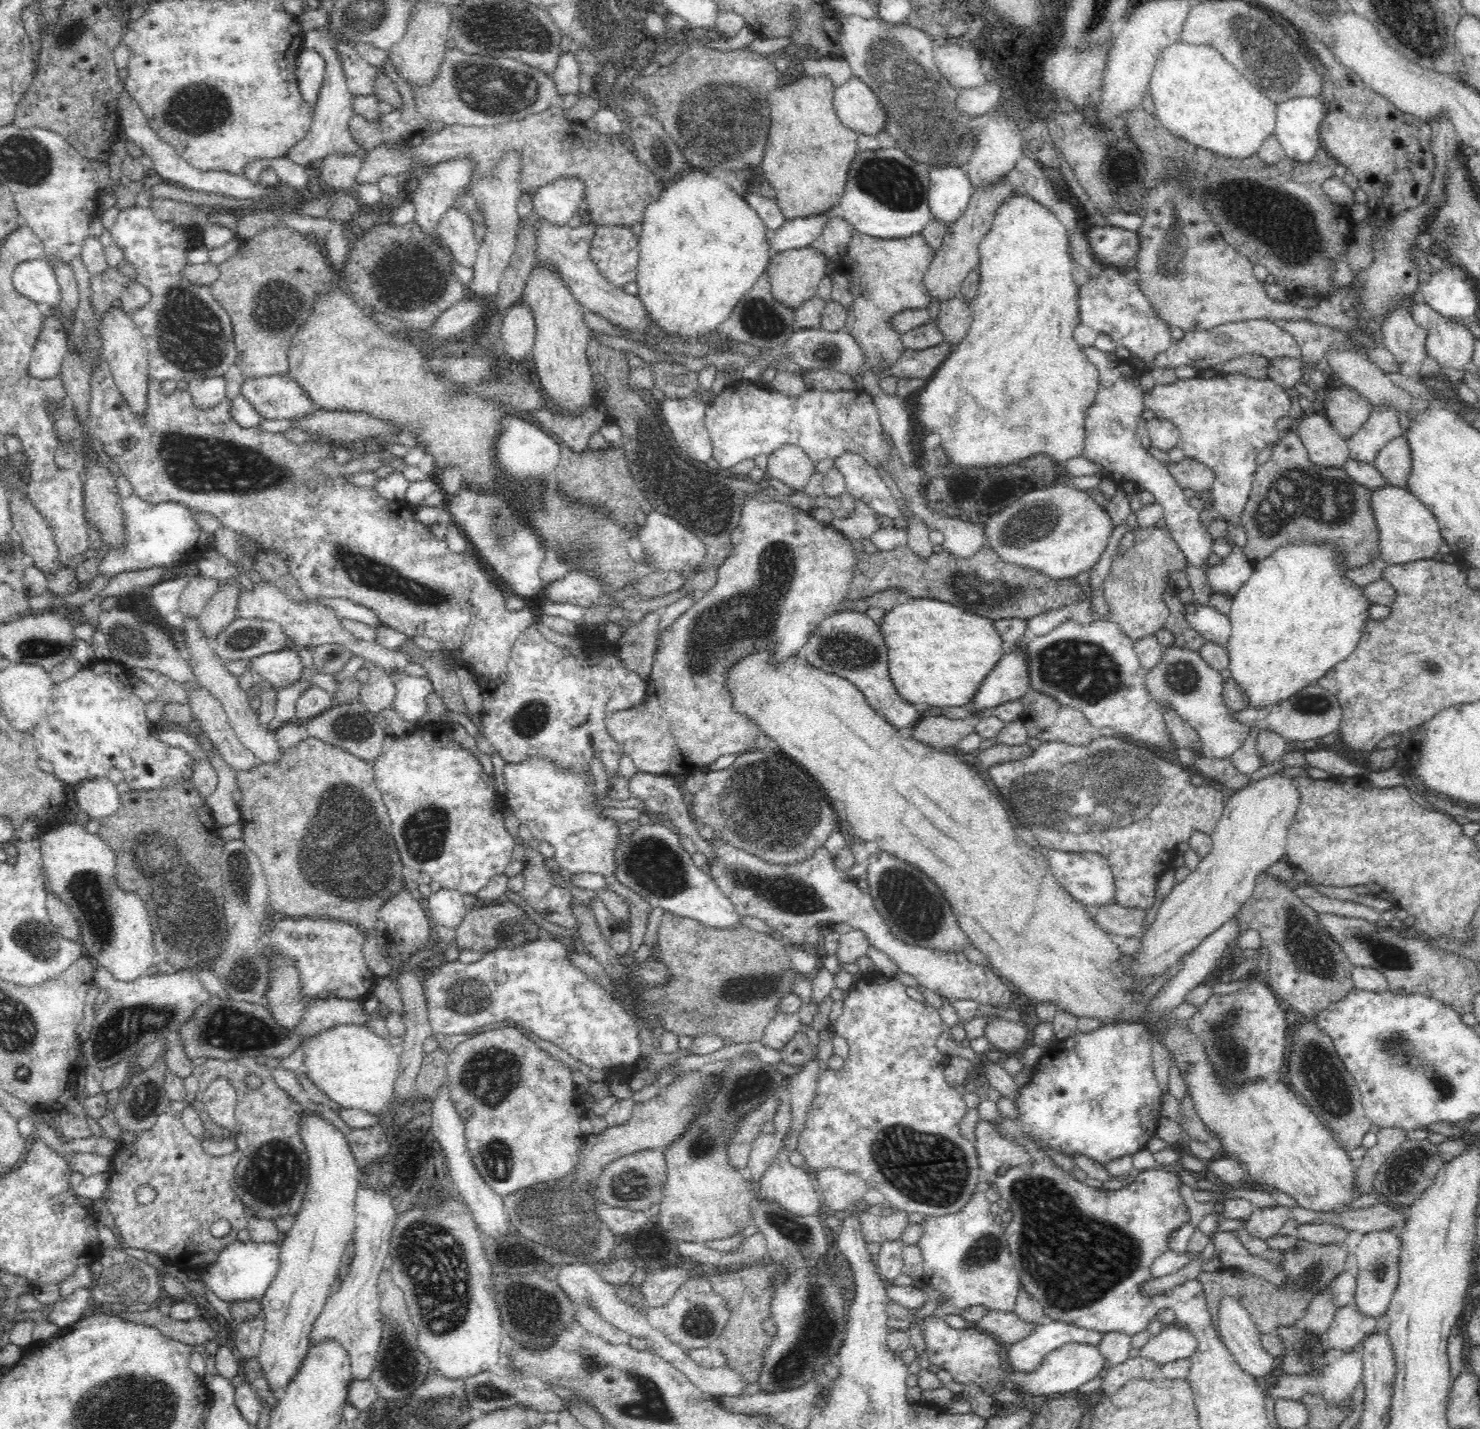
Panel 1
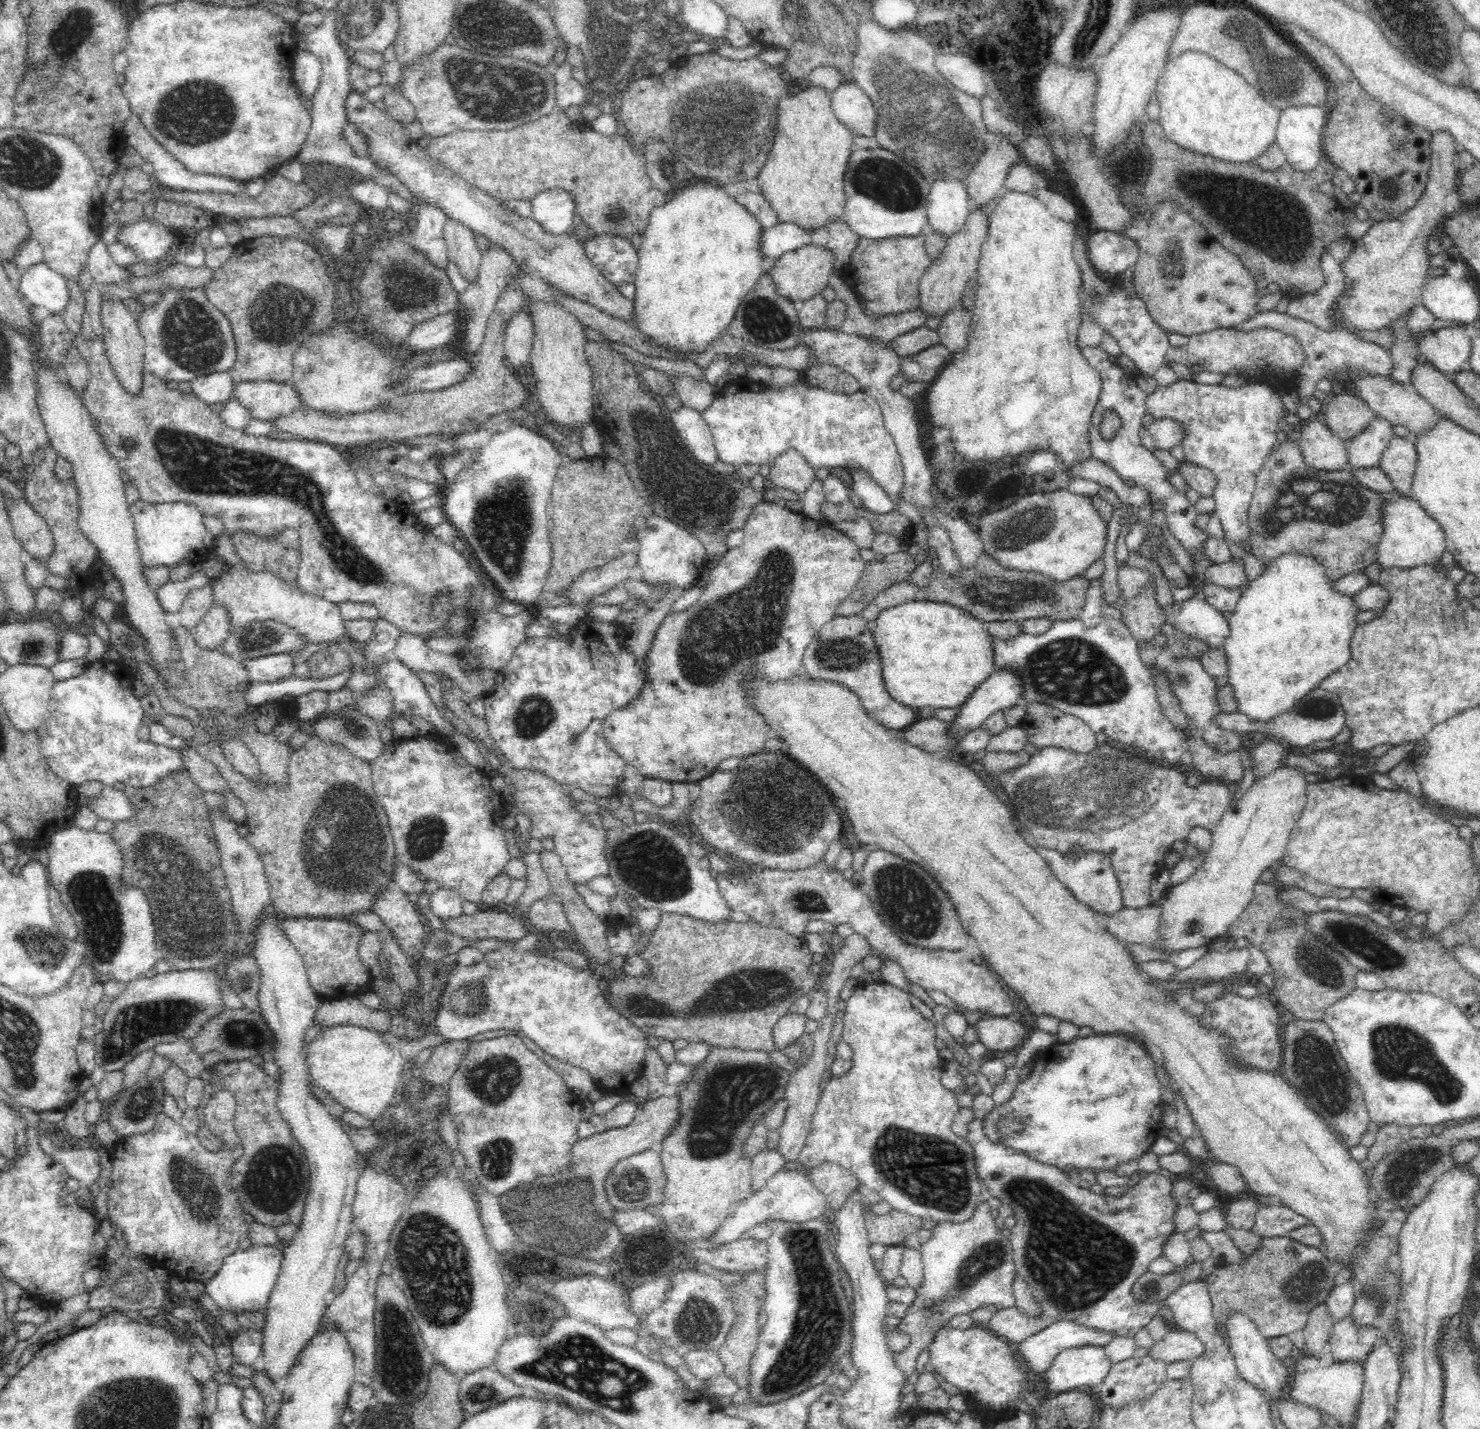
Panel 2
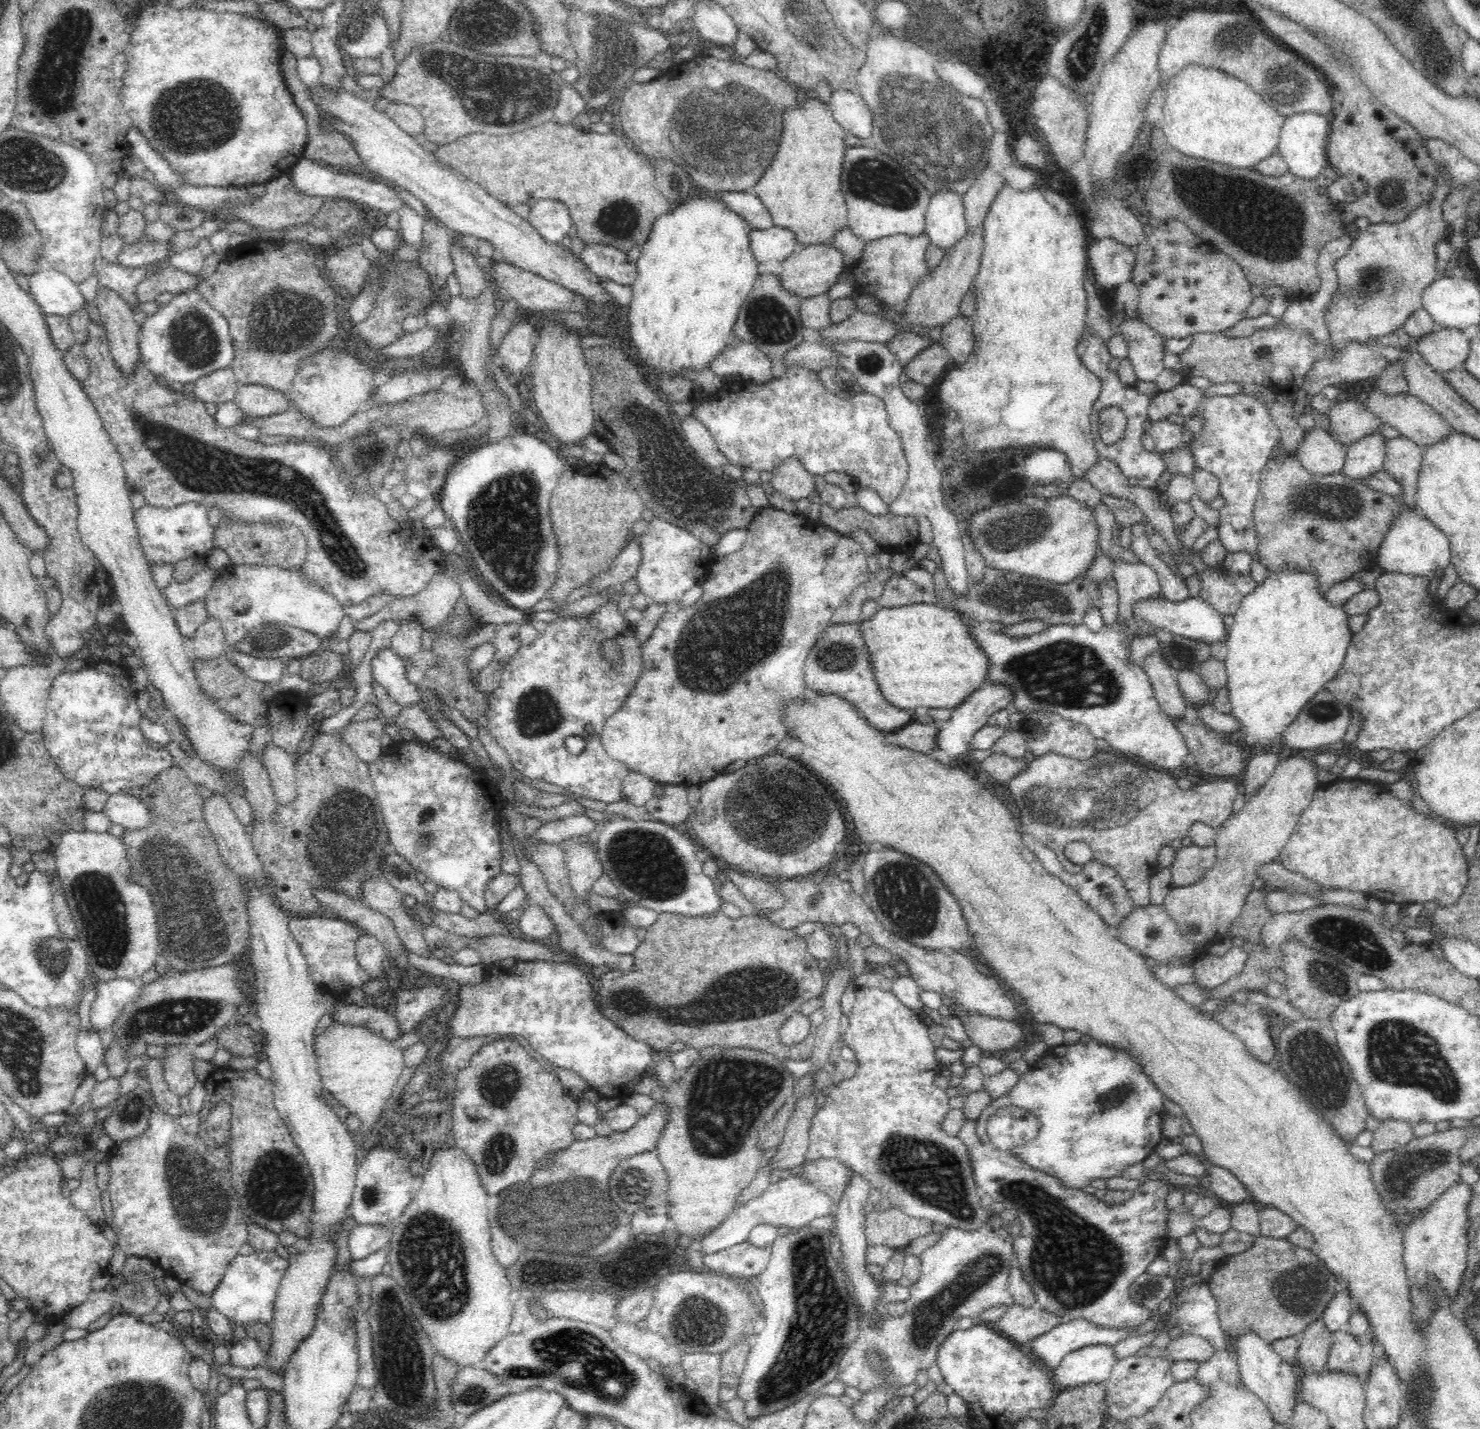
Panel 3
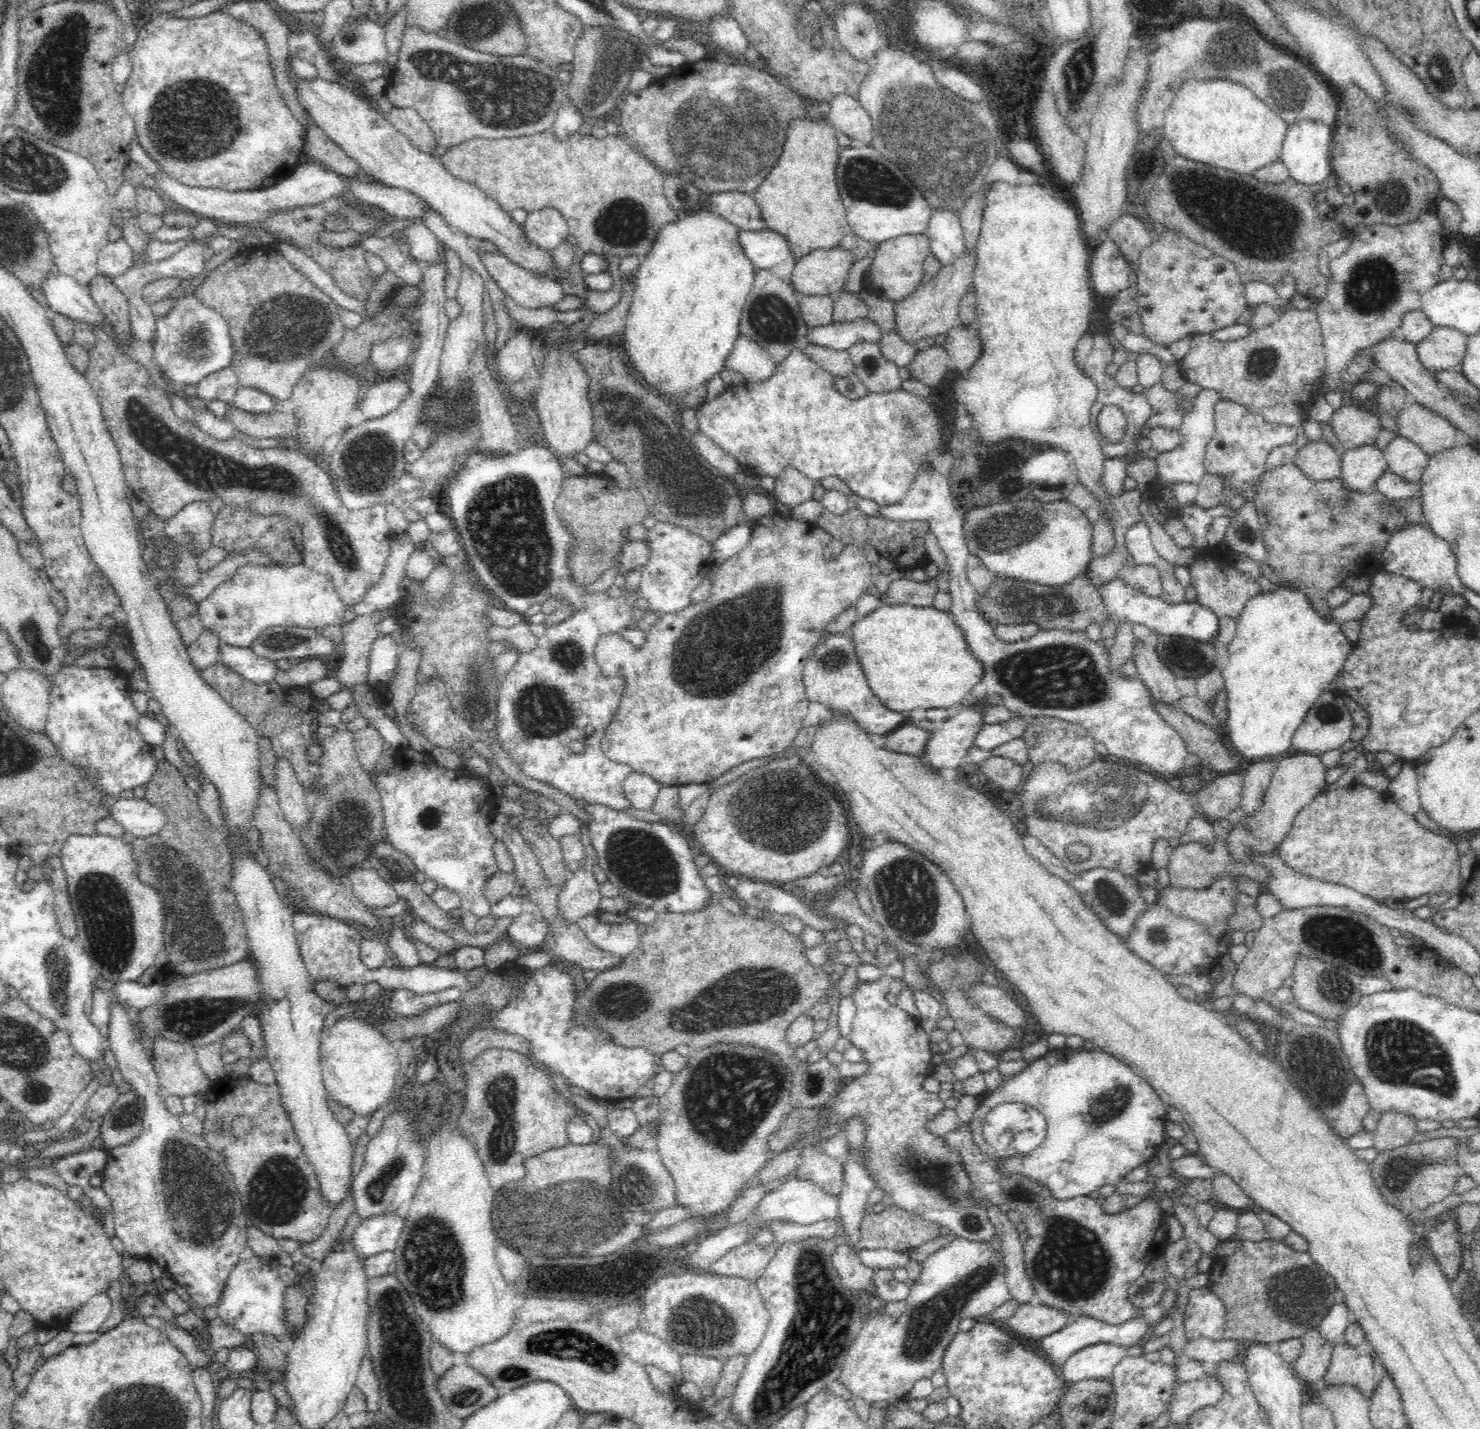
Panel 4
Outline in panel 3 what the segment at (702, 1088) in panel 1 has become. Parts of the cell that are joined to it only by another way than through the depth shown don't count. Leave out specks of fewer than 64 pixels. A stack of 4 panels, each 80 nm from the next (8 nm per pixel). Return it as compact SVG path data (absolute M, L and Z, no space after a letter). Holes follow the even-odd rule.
M658 1101L658 1104L652 1106L646 1116L639 1116L636 1124L630 1130L613 1132L605 1137L597 1135L590 1140L575 1140L564 1150L554 1153L553 1159L535 1168L533 1175L526 1181L526 1184L523 1183L523 1186L544 1188L544 1186L552 1186L552 1184L560 1184L560 1182L568 1182L568 1180L576 1180L576 1178L588 1178L588 1180L594 1180L598 1184L598 1188L608 1192L610 1176L618 1163L635 1154L656 1149L667 1122L667 1108L663 1102Z

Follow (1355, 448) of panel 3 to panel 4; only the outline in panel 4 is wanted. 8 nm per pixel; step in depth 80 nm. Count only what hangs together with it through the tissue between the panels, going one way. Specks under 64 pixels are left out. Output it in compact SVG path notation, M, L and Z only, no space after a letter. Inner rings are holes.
M1364 444L1343 452L1339 478L1347 490L1374 492L1378 478L1386 471L1385 451L1380 451L1375 444Z

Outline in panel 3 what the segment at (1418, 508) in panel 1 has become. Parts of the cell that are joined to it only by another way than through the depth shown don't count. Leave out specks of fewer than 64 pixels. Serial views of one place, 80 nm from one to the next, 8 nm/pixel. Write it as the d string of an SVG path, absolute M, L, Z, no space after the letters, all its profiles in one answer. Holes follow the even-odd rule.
M1402 504L1398 514L1398 519L1395 519L1393 526L1387 530L1380 544L1376 564L1386 572L1413 574L1425 576L1430 581L1434 580L1440 570L1443 574L1444 570L1450 566L1452 552L1449 538L1424 518L1417 508L1406 508Z

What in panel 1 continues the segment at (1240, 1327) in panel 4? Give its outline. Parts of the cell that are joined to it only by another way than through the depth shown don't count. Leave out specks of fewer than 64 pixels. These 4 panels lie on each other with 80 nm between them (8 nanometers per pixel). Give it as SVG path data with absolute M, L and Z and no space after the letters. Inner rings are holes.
M1272 1236L1265 1241L1272 1250L1283 1252L1278 1268L1286 1270L1285 1289L1280 1289L1268 1280L1250 1272L1238 1272L1229 1268L1225 1272L1202 1272L1198 1282L1202 1283L1206 1293L1206 1304L1213 1318L1218 1314L1220 1298L1231 1296L1235 1298L1256 1323L1260 1335L1276 1334L1279 1327L1294 1327L1306 1313L1310 1300L1314 1294L1329 1287L1343 1271L1346 1271L1346 1259L1349 1254L1348 1247L1342 1245L1318 1245L1306 1242L1292 1236Z

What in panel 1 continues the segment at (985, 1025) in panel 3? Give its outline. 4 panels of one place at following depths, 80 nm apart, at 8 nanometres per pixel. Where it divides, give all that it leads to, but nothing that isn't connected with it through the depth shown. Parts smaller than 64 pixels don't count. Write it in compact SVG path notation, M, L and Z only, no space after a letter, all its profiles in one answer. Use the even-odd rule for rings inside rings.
M999 1017L988 1022L984 1035L992 1048L996 1048L1004 1054L1009 1051L1017 1052L1018 1048L1022 1048L1026 1044L1026 1040L1030 1038L1030 1032L1024 1023Z

